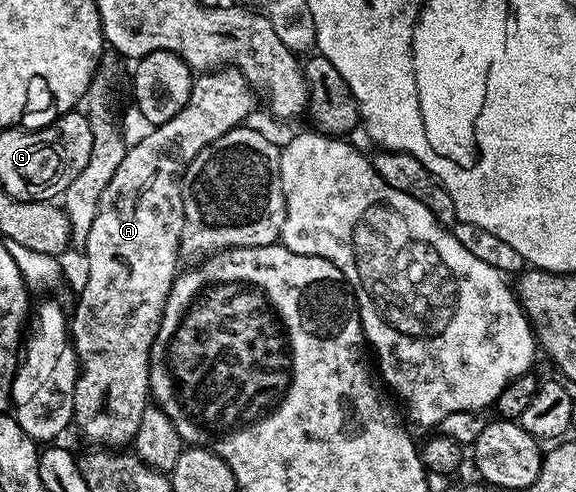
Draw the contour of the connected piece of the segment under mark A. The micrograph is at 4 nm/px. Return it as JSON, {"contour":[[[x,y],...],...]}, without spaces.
{"contour":[[[221,68],[211,72],[204,72],[199,75],[192,83],[190,100],[186,100],[186,108],[178,112],[178,116],[170,116],[161,126],[152,126],[149,134],[145,138],[140,138],[136,143],[129,145],[125,152],[125,158],[122,164],[118,165],[118,170],[114,172],[110,182],[102,192],[101,202],[98,204],[97,215],[94,217],[94,224],[91,225],[82,254],[88,257],[88,275],[84,278],[84,287],[80,290],[80,299],[76,302],[76,311],[73,309],[70,314],[70,329],[72,332],[72,347],[76,350],[76,356],[80,360],[80,374],[76,378],[76,387],[74,388],[74,419],[75,429],[80,429],[86,437],[100,448],[122,448],[126,442],[131,443],[138,432],[138,424],[142,424],[142,412],[150,404],[150,395],[148,393],[148,356],[152,353],[152,345],[156,339],[156,333],[160,327],[160,317],[164,311],[164,305],[168,299],[168,293],[172,287],[172,281],[178,273],[178,265],[181,261],[180,256],[180,237],[184,232],[184,205],[182,204],[182,176],[186,168],[218,136],[226,136],[226,132],[236,129],[237,126],[245,125],[248,113],[252,110],[252,98],[254,91],[248,82],[242,76],[242,72]]]}

